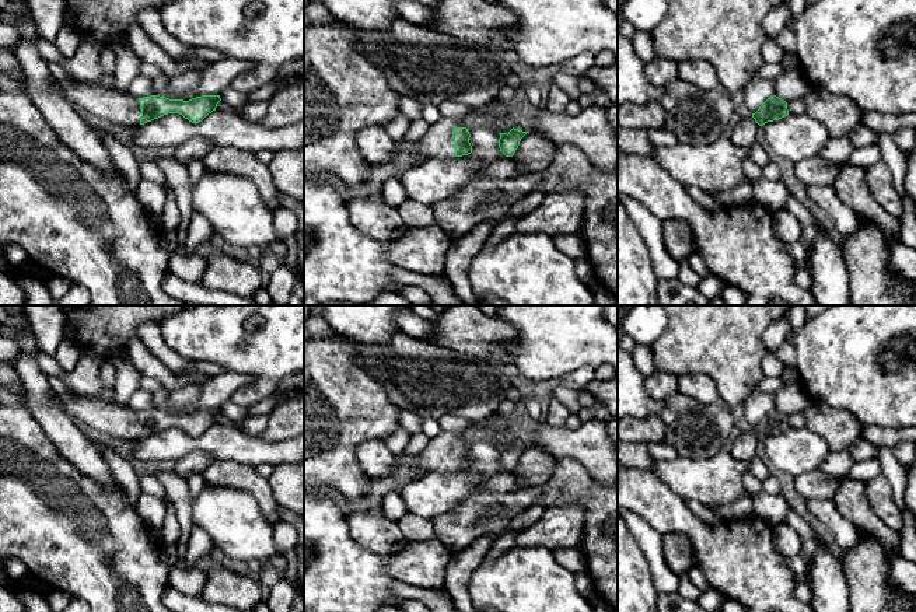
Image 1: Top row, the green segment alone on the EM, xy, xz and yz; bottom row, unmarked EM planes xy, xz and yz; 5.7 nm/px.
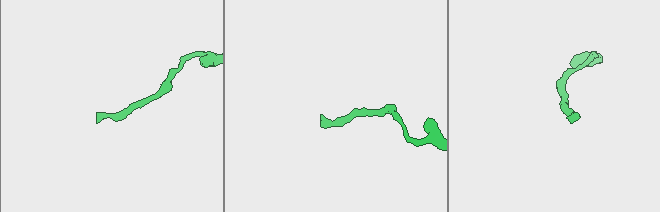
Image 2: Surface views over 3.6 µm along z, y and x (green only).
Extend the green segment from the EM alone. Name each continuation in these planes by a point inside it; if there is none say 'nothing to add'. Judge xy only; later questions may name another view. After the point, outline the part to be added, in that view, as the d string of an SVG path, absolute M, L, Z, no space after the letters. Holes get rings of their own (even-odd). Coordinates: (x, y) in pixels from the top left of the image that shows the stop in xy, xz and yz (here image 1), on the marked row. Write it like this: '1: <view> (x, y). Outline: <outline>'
1: xy (121, 108). Outline: M53 80L52 85L60 87L60 94L69 104L99 119L130 129L140 125L141 108L139 98L129 92L97 87L88 83L73 85Z

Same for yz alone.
nothing to add

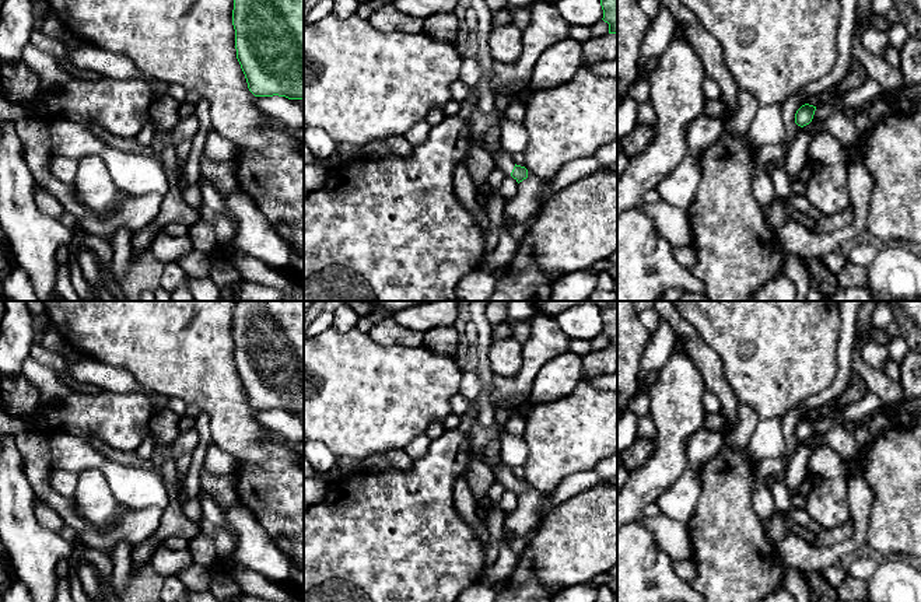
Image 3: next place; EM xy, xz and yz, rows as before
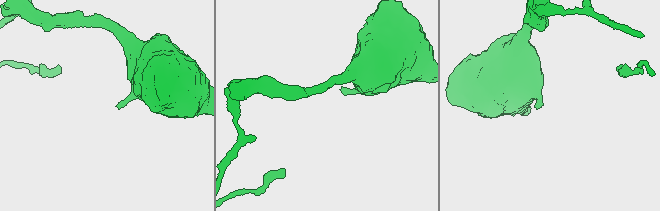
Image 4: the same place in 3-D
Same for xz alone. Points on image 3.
1: xz (503, 160). Outline: M472 136L472 147L487 150L486 146L484 146L483 136ZM502 148L497 150L497 151L488 151L488 153L491 154L495 167L511 176L511 172L515 167L512 155Z

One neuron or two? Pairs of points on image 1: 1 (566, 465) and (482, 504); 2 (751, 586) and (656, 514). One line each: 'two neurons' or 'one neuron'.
1: one neuron
2: one neuron

